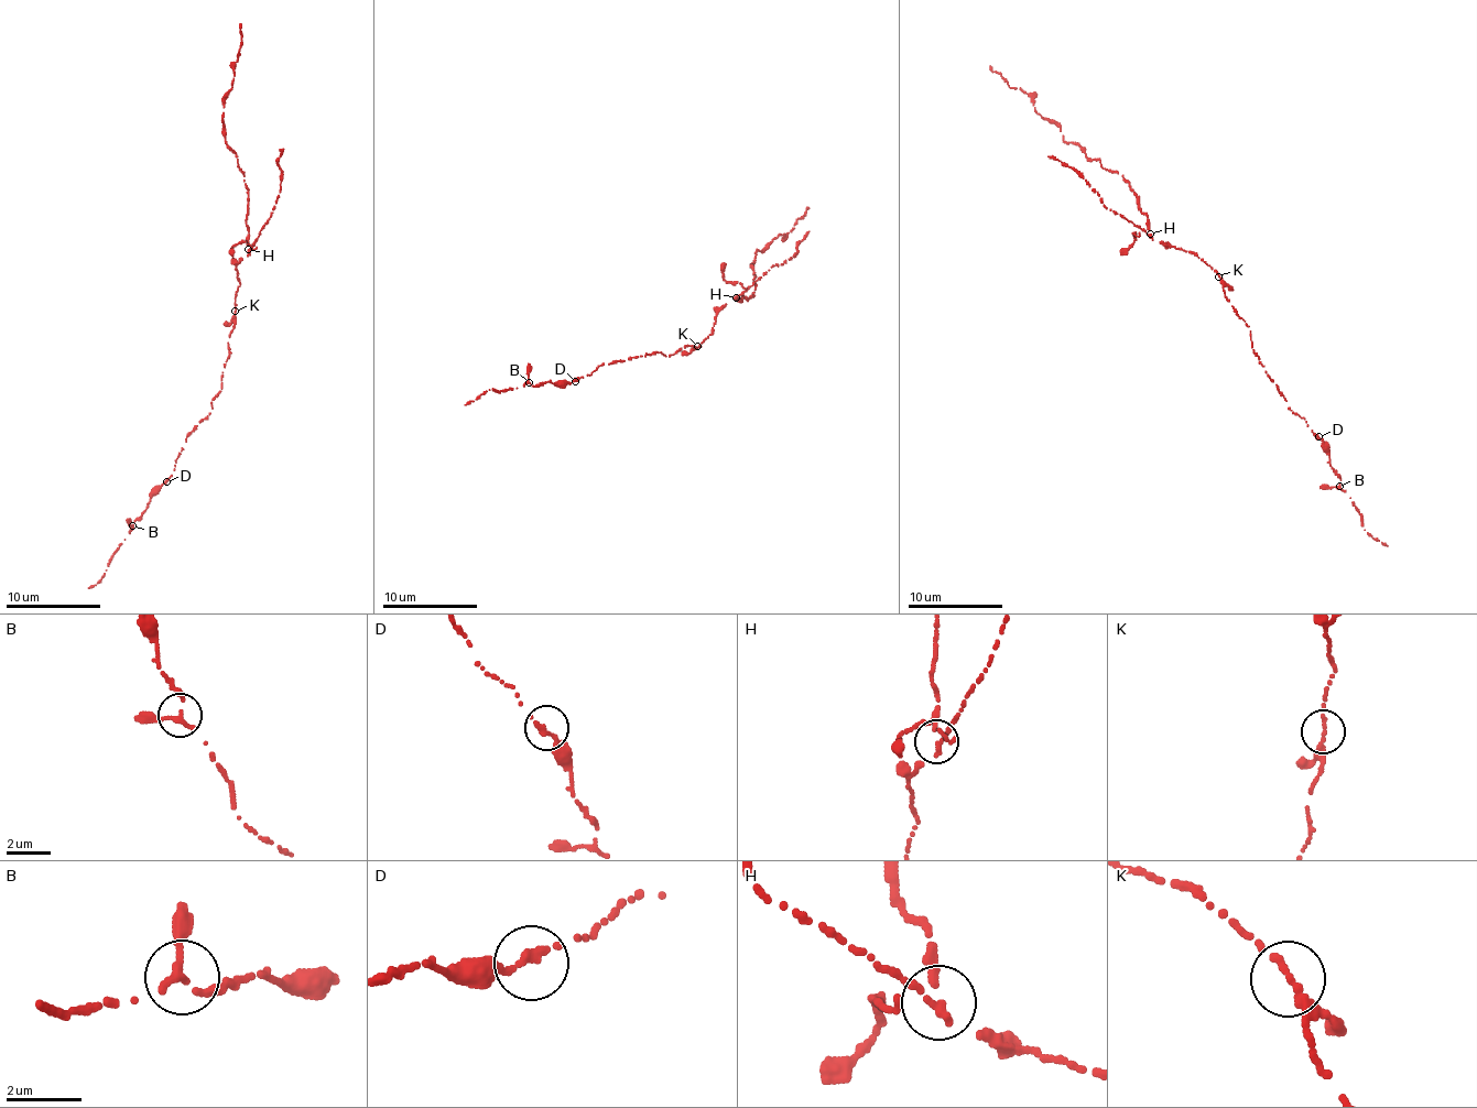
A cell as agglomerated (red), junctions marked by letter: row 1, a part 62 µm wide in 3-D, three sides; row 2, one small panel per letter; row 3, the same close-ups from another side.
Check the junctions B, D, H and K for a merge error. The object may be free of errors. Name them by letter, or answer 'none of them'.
H

